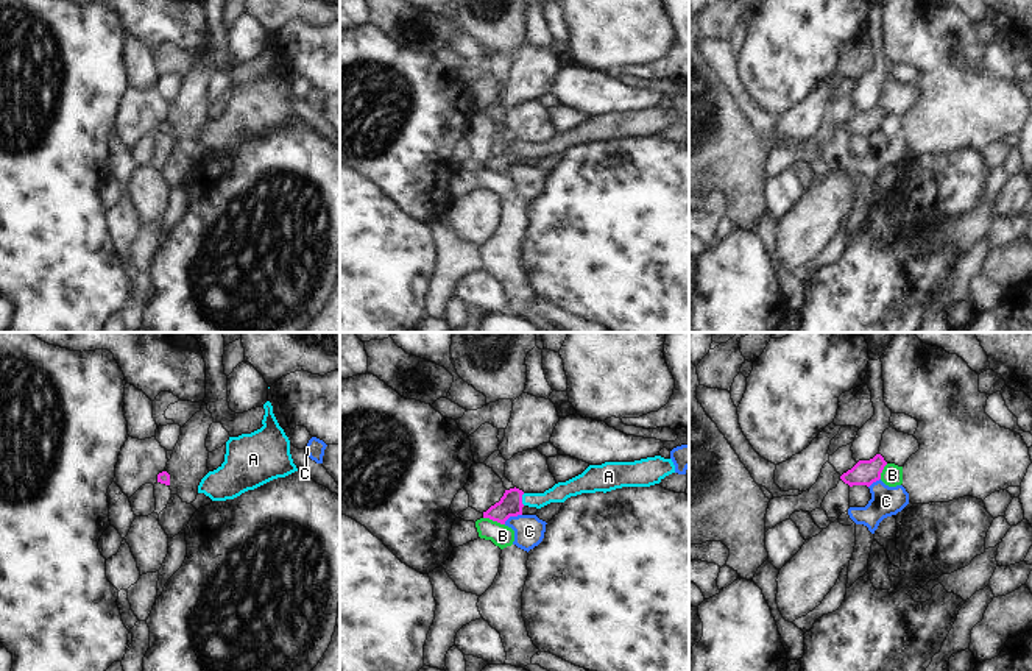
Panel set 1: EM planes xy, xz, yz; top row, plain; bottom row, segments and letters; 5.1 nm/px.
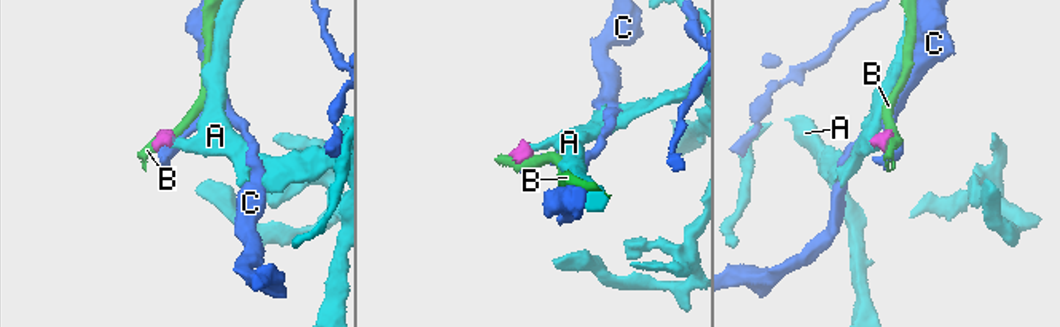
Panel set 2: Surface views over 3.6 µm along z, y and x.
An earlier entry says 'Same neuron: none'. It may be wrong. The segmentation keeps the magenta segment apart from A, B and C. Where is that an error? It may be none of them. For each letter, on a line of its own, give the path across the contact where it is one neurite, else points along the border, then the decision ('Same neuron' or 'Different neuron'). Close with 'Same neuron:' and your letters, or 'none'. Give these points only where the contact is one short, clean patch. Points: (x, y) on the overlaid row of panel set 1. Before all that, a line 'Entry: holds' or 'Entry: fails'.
Entry: fails
A: Path across: xz (510, 504), (521, 500), (543, 500), (560, 492). Same neuron
B: Boundary: xz (484, 517), (504, 525). Different neuron
C: Boundary: xz (521, 514), (512, 515), (504, 523). Different neuron
Same neuron: A.

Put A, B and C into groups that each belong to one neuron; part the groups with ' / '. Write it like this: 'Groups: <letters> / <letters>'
Groups: A / B / C.

